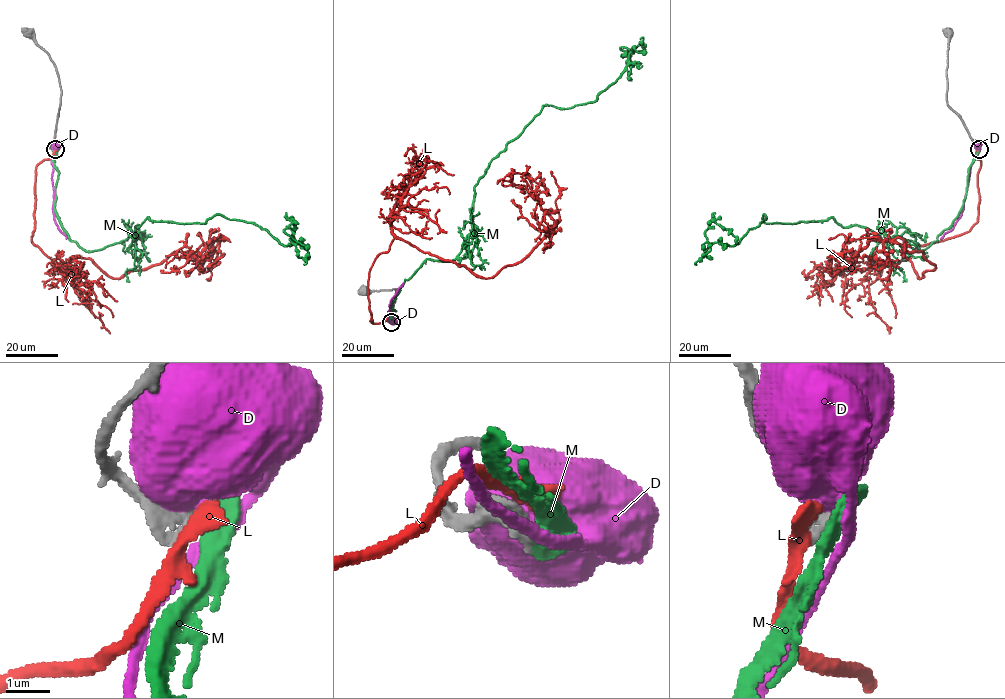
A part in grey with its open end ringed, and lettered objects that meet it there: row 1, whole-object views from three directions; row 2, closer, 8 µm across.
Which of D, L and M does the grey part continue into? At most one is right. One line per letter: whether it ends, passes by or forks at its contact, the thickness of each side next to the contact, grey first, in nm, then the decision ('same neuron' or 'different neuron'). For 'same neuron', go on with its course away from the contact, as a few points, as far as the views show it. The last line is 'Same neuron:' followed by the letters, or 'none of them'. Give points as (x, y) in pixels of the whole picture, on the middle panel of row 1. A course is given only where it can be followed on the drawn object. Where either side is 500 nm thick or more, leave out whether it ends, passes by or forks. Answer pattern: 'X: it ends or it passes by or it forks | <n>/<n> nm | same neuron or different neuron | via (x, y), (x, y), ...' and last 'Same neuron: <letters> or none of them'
D: 480/900 nm | different neuron
L: it passes by | 300/320 nm | different neuron
M: 360/550 nm | same neuron | via (392, 321), (405, 280), (461, 251), (475, 184), (542, 106), (594, 102), (628, 63), (621, 47), (628, 79)
Same neuron: M

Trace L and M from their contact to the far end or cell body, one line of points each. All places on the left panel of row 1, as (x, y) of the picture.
L: (54, 151), (36, 166), (32, 241), (58, 265), (90, 258), (118, 278), (218, 240), (181, 267), (161, 270)
M: (55, 150), (54, 211), (83, 250), (135, 240), (148, 217), (220, 214), (284, 246), (292, 220), (292, 243)

